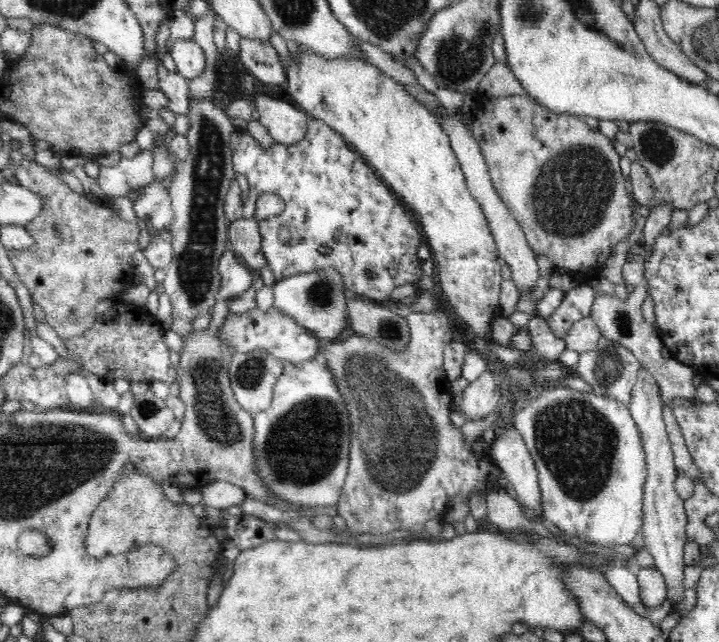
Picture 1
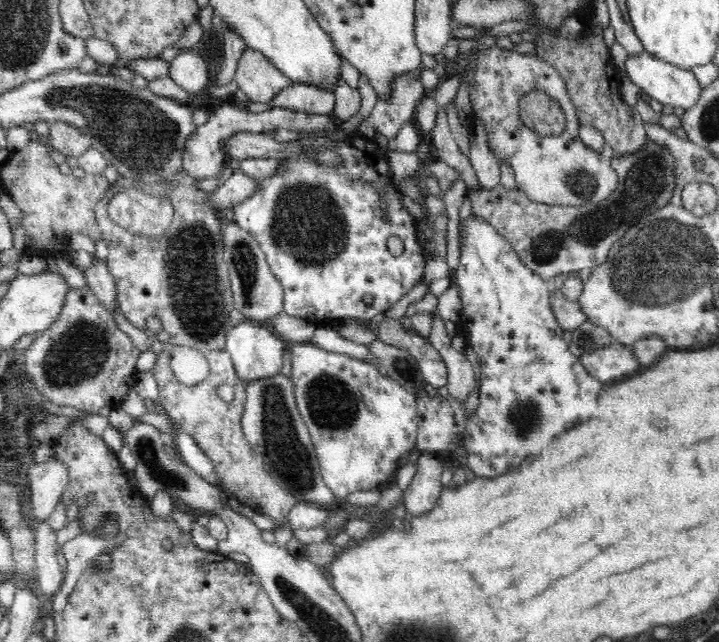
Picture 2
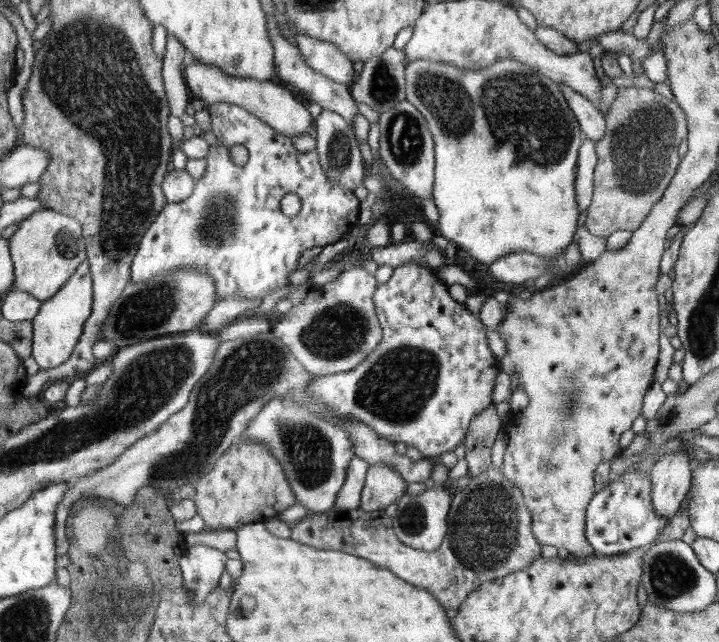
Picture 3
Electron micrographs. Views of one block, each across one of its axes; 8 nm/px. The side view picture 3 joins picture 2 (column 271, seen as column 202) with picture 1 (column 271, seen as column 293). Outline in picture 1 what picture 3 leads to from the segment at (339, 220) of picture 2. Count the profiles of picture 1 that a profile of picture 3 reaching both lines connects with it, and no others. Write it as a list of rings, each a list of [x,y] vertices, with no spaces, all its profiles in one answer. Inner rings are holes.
[[[308,116],[308,132],[302,142],[294,146],[274,144],[270,150],[262,150],[258,142],[250,136],[250,132],[236,130],[232,134],[232,162],[234,174],[244,174],[250,182],[250,200],[246,208],[240,206],[240,186],[234,176],[224,198],[224,212],[230,224],[240,218],[254,220],[256,202],[262,194],[276,194],[286,204],[286,208],[280,214],[260,222],[262,252],[268,258],[268,268],[274,272],[276,280],[336,268],[346,284],[346,290],[352,296],[384,302],[392,296],[394,288],[412,284],[416,278],[422,278],[422,260],[416,256],[416,250],[424,244],[424,236],[420,236],[418,226],[412,220],[414,214],[398,202],[394,192],[382,182],[382,178],[370,168],[370,164],[350,144],[346,144],[346,140],[340,134],[336,134],[318,118]],[[322,246],[332,248],[332,252],[322,254]]]

